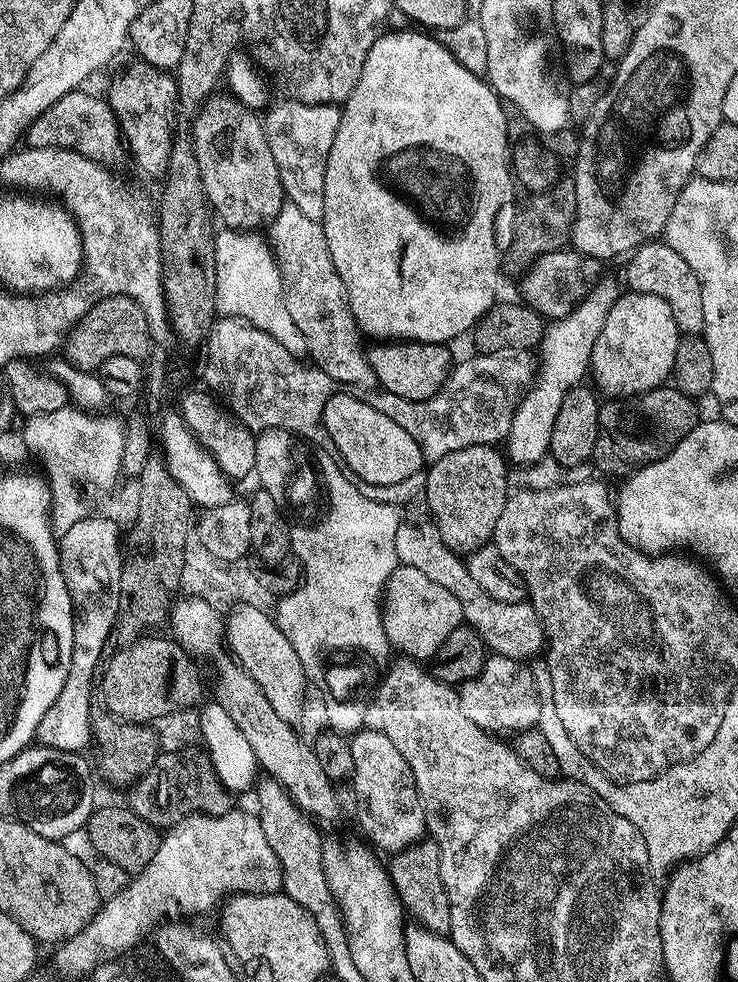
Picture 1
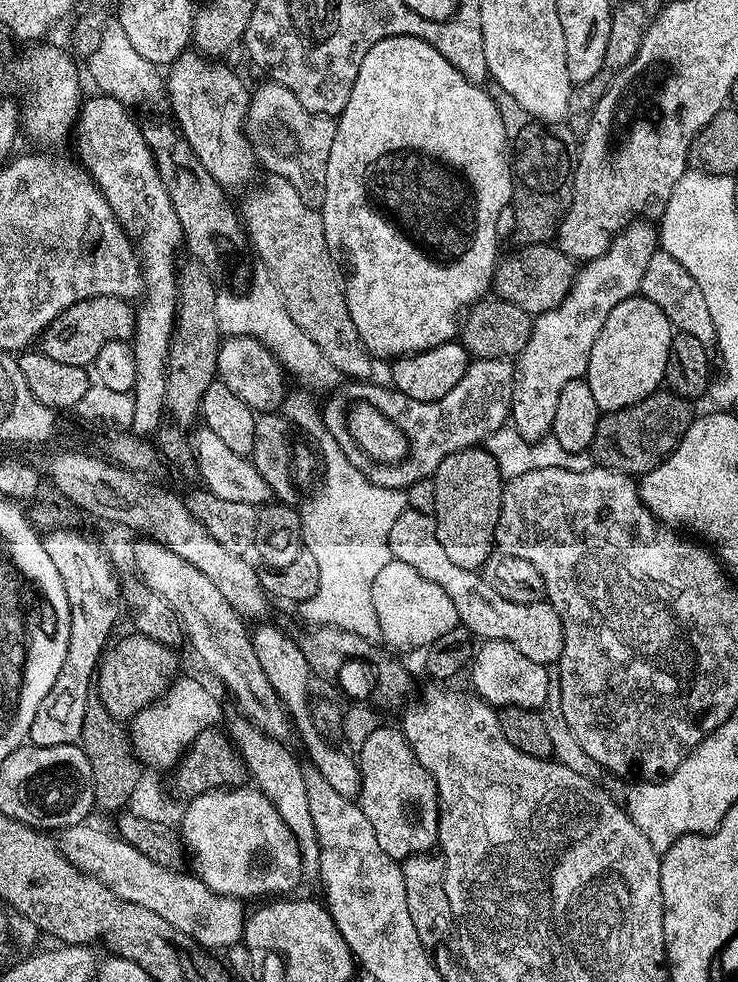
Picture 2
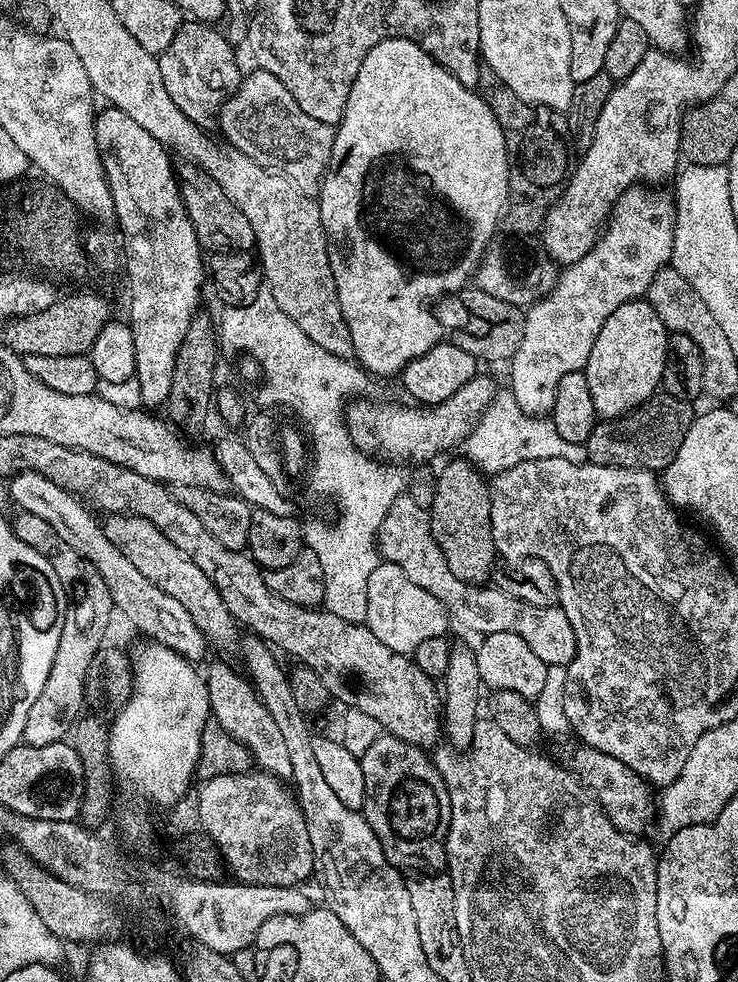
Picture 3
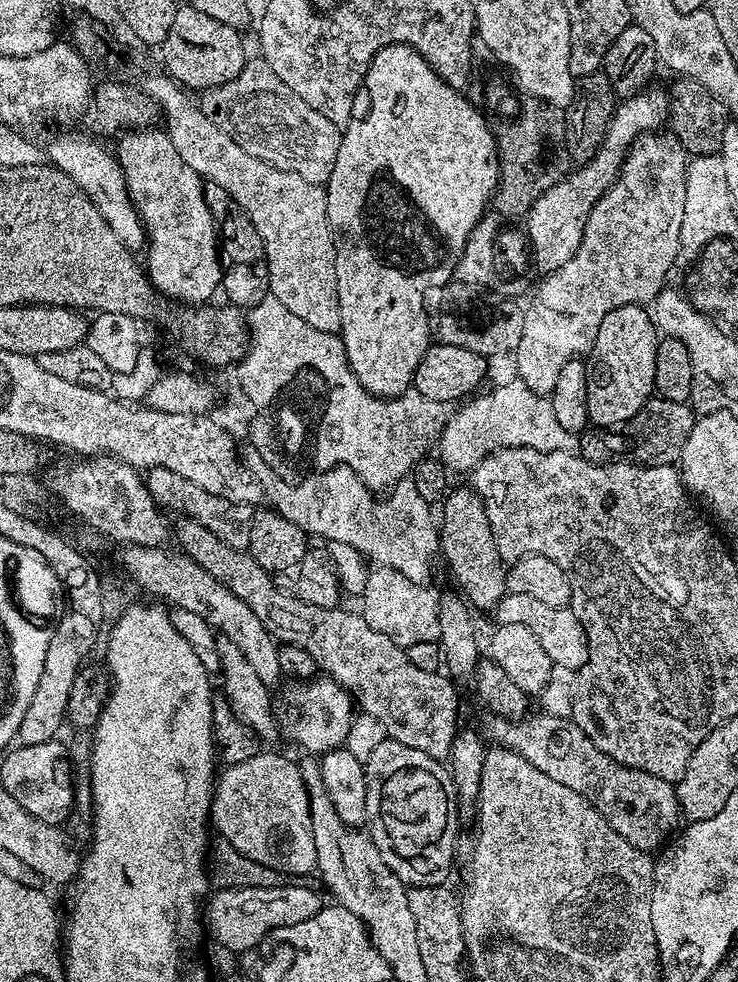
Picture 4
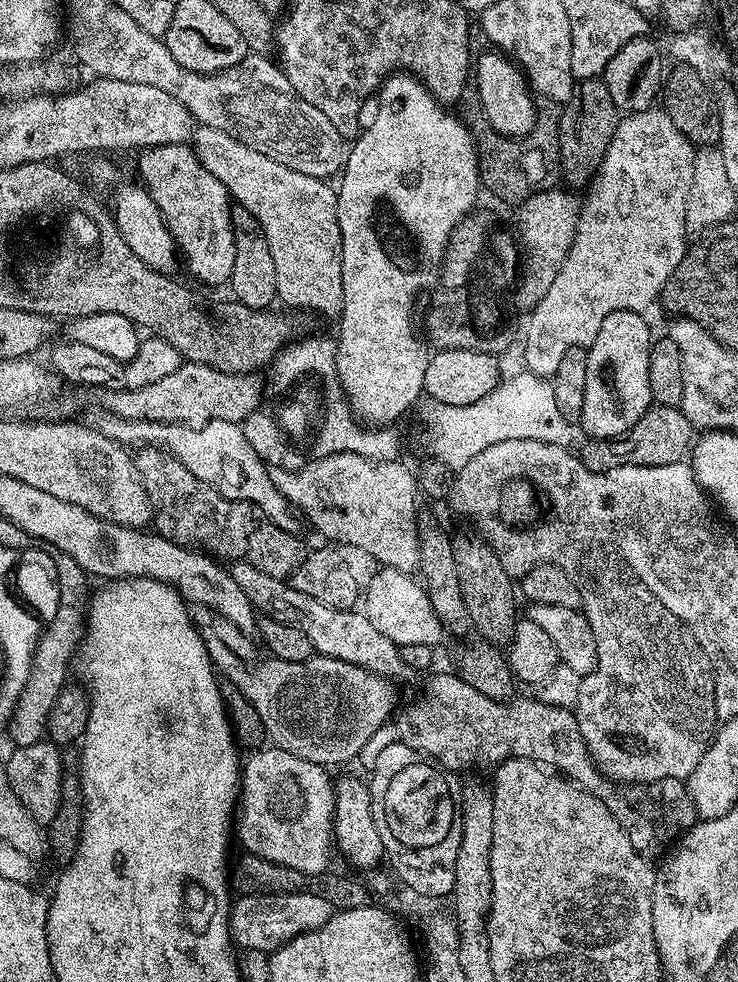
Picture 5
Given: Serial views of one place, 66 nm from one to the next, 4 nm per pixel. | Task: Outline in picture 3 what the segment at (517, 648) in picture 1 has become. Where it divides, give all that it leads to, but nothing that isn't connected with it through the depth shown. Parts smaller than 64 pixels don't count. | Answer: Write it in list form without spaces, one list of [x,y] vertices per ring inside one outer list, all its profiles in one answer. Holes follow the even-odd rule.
[[[403,494],[390,506],[386,518],[380,527],[378,537],[380,555],[387,563],[398,566],[410,578],[410,582],[422,586],[422,590],[430,590],[434,598],[444,604],[449,617],[460,624],[465,624],[472,632],[480,632],[484,636],[509,632],[518,634],[542,662],[549,666],[566,666],[574,658],[575,636],[570,618],[560,607],[543,608],[527,604],[516,597],[511,597],[495,586],[467,584],[462,578],[455,576],[446,566],[446,558],[438,546],[432,533],[432,518],[429,509],[418,506],[414,498]]]

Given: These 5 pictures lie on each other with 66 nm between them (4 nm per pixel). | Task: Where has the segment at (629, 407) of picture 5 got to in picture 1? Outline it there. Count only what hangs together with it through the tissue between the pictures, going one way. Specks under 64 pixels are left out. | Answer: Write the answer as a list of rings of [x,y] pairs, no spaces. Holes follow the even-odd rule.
[[[625,291],[610,306],[602,334],[594,342],[590,380],[595,391],[604,398],[627,398],[661,387],[671,377],[681,339],[680,327],[670,314],[670,302],[662,302],[658,294]]]

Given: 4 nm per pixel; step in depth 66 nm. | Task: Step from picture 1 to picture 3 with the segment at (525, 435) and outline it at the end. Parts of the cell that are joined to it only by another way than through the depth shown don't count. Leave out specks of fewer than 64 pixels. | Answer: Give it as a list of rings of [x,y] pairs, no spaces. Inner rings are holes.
[[[633,186],[621,194],[590,254],[567,265],[549,296],[524,312],[522,342],[510,361],[510,394],[526,414],[547,417],[551,413],[554,394],[558,394],[558,382],[562,382],[566,374],[584,371],[590,350],[594,350],[594,338],[598,338],[598,330],[602,330],[602,322],[606,322],[618,306],[647,297],[650,282],[654,282],[662,269],[669,267],[674,246],[676,206],[669,193],[667,196],[664,192],[647,192],[644,188],[647,187]]]

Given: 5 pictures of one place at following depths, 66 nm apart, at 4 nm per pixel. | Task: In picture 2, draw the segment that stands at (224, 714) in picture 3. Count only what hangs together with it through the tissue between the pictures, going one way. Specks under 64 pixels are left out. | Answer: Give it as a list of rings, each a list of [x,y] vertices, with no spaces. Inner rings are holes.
[[[235,718],[226,727],[227,735],[241,759],[249,768],[249,774],[255,787],[270,798],[270,802],[278,810],[282,822],[292,832],[292,836],[300,847],[300,867],[305,877],[315,877],[320,871],[320,847],[314,834],[314,821],[310,818],[310,802],[306,802],[305,769],[299,768],[292,761],[290,753],[279,743],[273,742],[260,729],[255,728],[249,720]]]

